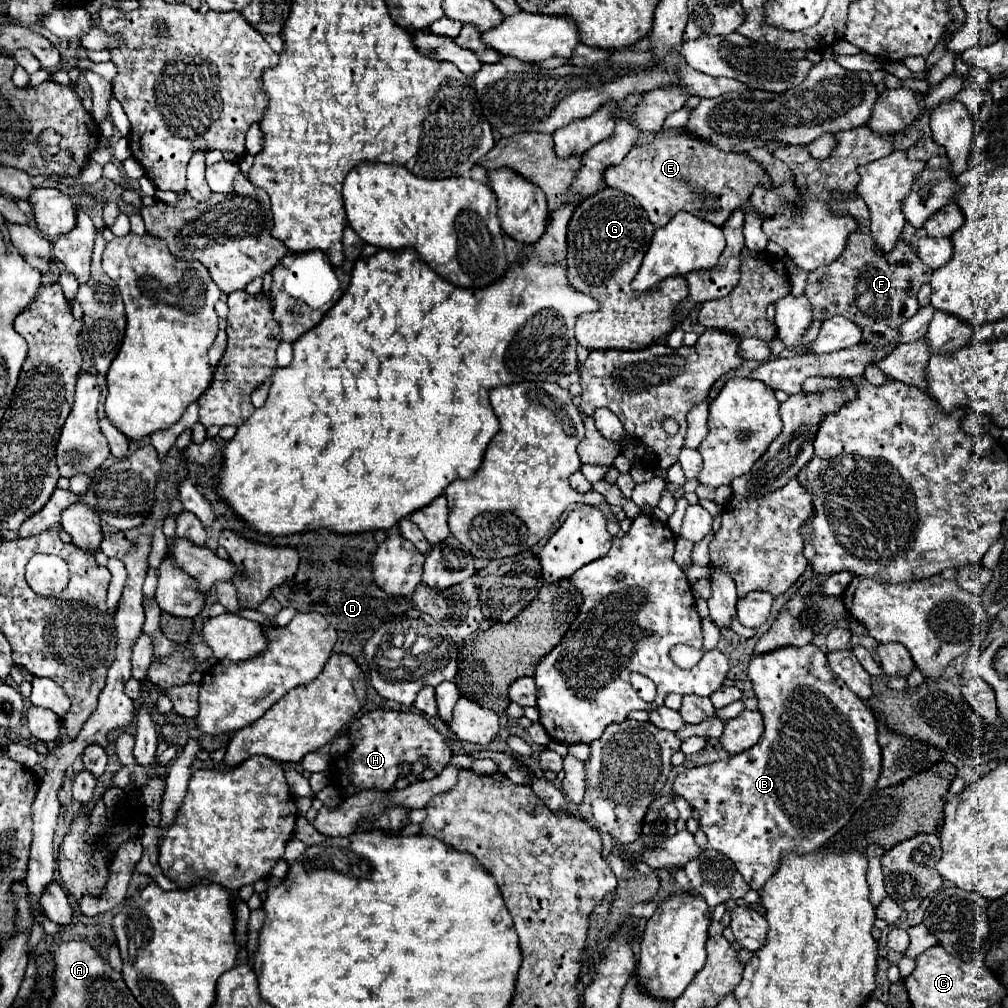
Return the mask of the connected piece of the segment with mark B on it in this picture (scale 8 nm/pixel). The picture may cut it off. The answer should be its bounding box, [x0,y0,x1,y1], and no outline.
[674,646,880,890]

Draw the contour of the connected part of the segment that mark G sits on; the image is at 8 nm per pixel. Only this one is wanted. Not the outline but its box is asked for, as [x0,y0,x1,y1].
[568,188,688,350]

